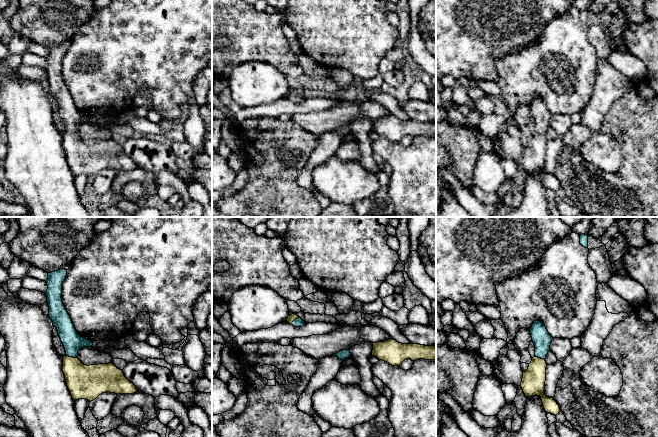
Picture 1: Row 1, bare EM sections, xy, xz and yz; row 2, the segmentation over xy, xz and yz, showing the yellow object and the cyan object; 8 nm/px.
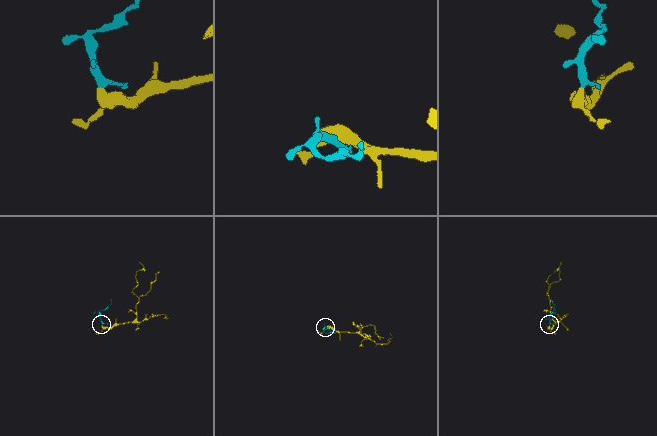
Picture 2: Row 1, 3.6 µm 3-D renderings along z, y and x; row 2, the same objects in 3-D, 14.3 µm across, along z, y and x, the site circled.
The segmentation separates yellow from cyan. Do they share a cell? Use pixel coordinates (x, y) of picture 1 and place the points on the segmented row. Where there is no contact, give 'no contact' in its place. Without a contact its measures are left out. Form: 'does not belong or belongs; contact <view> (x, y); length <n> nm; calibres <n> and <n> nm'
belongs; contact xy (71, 357); length 90 nm; calibres 280 and 160 nm

